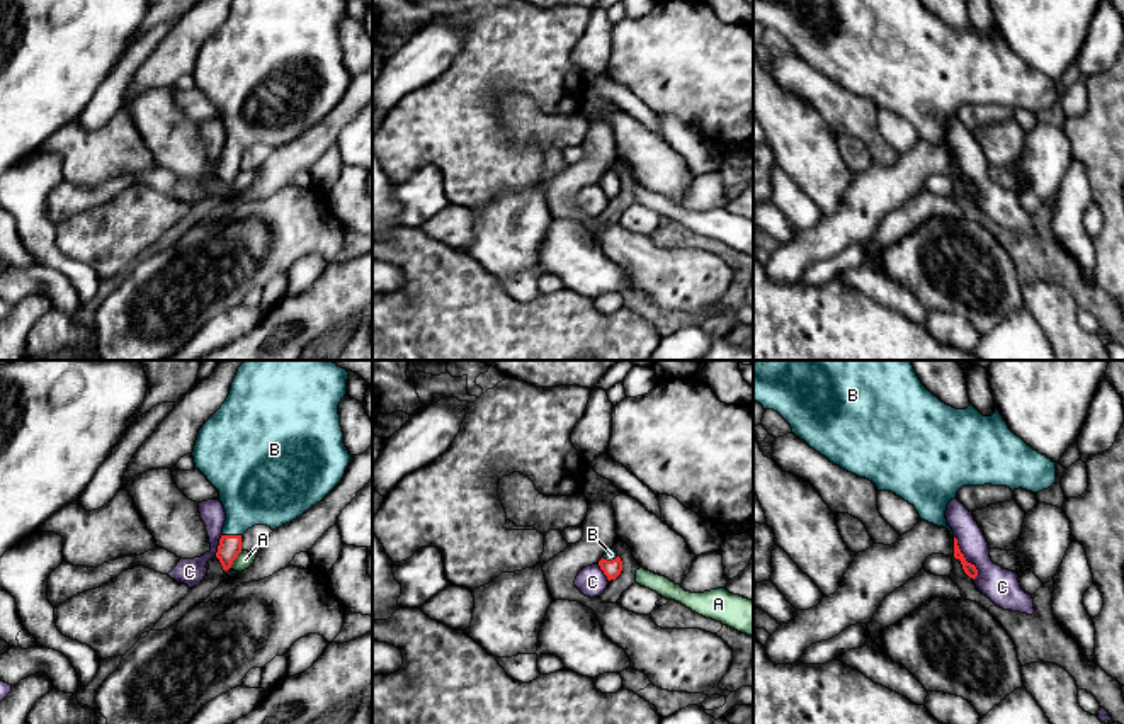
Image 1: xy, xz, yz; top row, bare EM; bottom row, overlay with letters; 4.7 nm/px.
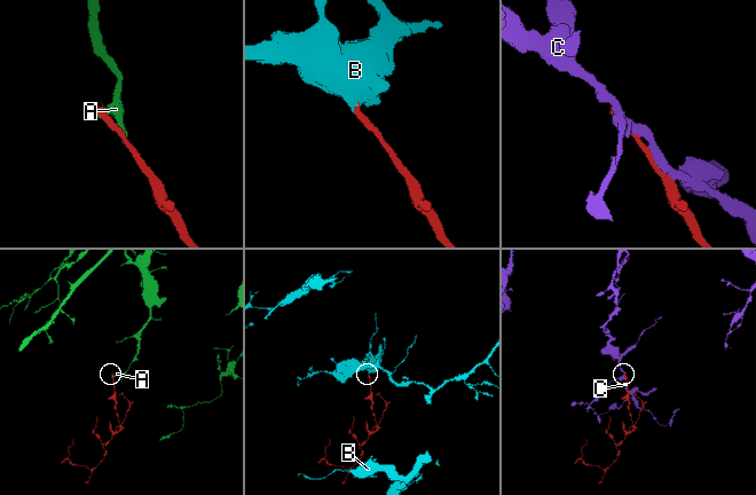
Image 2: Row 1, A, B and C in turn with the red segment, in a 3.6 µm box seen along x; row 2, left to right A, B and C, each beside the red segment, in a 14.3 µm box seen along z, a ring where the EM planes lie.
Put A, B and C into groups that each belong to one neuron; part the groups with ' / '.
A / B / C

